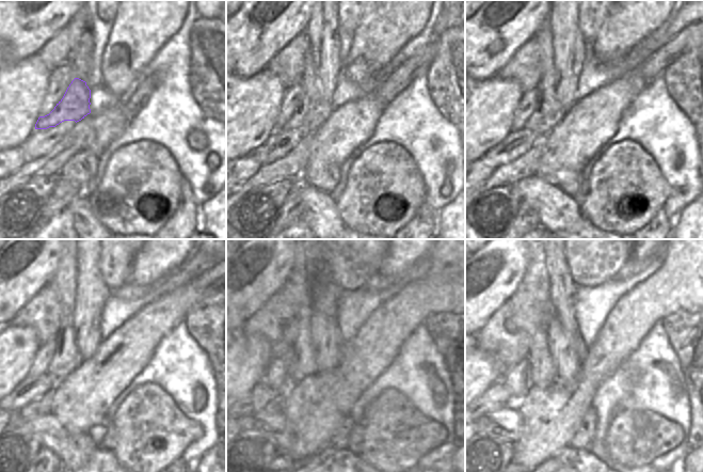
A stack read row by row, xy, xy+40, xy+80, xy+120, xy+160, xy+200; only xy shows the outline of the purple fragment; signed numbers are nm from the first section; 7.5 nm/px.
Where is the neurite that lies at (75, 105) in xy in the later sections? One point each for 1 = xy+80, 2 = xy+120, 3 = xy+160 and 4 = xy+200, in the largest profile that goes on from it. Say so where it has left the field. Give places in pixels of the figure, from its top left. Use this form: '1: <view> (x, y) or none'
1: xy+80 (548, 111)
2: xy+120 (66, 358)
3: xy+160 (303, 362)
4: xy+200 (541, 372)

